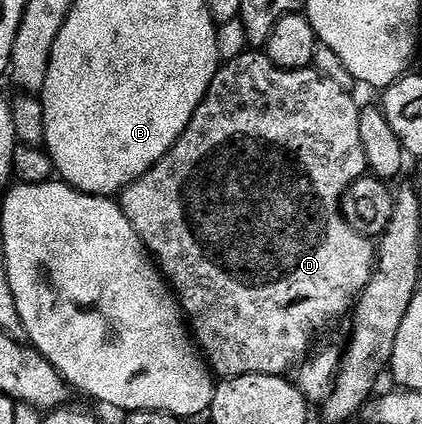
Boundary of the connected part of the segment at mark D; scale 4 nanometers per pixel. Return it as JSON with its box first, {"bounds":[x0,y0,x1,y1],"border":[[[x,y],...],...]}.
{"bounds":[120,49,375,379],"border":[[[254,49],[236,57],[236,61],[219,66],[204,101],[200,101],[188,129],[184,129],[176,145],[172,145],[169,153],[148,174],[140,176],[120,195],[122,212],[177,295],[195,344],[211,372],[222,379],[241,375],[286,375],[290,370],[301,368],[311,354],[310,346],[318,331],[336,322],[341,315],[351,314],[374,272],[375,244],[353,231],[342,216],[344,193],[368,171],[364,141],[360,141],[360,103],[353,99],[355,96],[351,92],[340,89],[333,77],[325,79],[322,75],[325,74],[314,69],[282,71],[268,56]]]}

